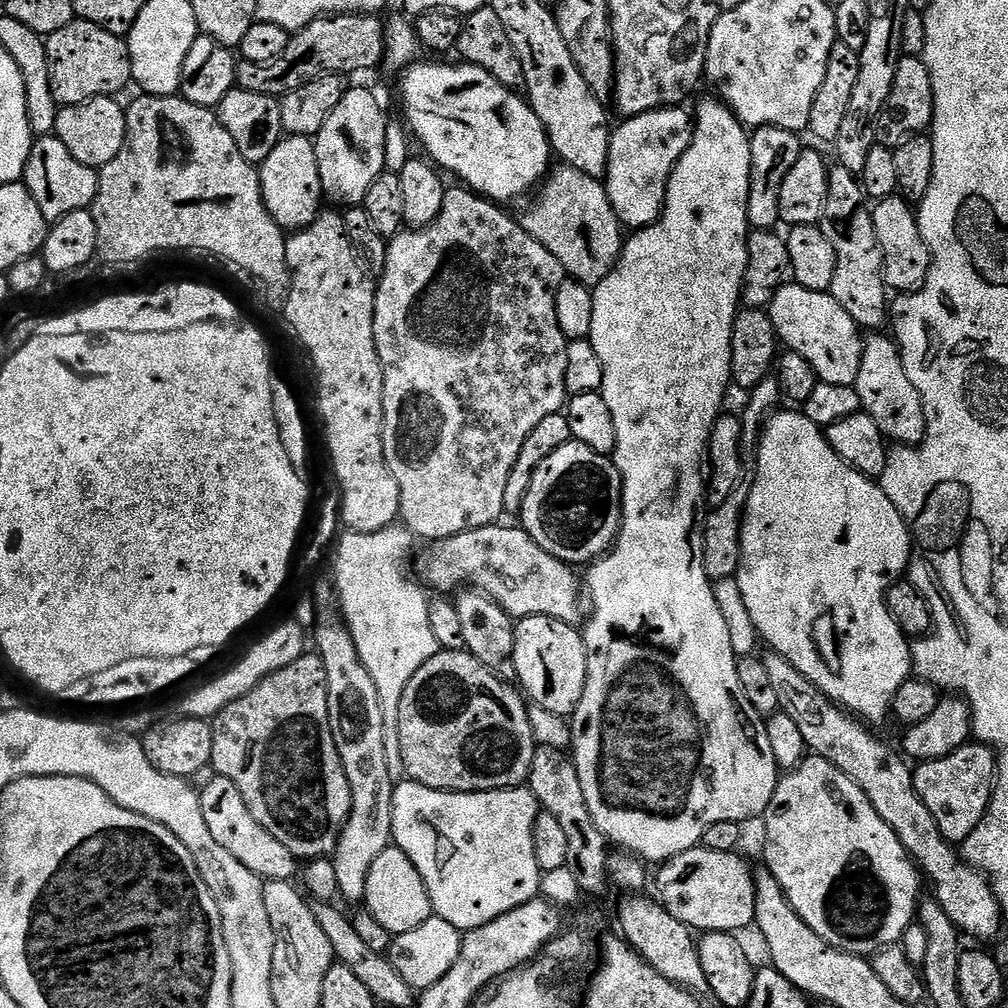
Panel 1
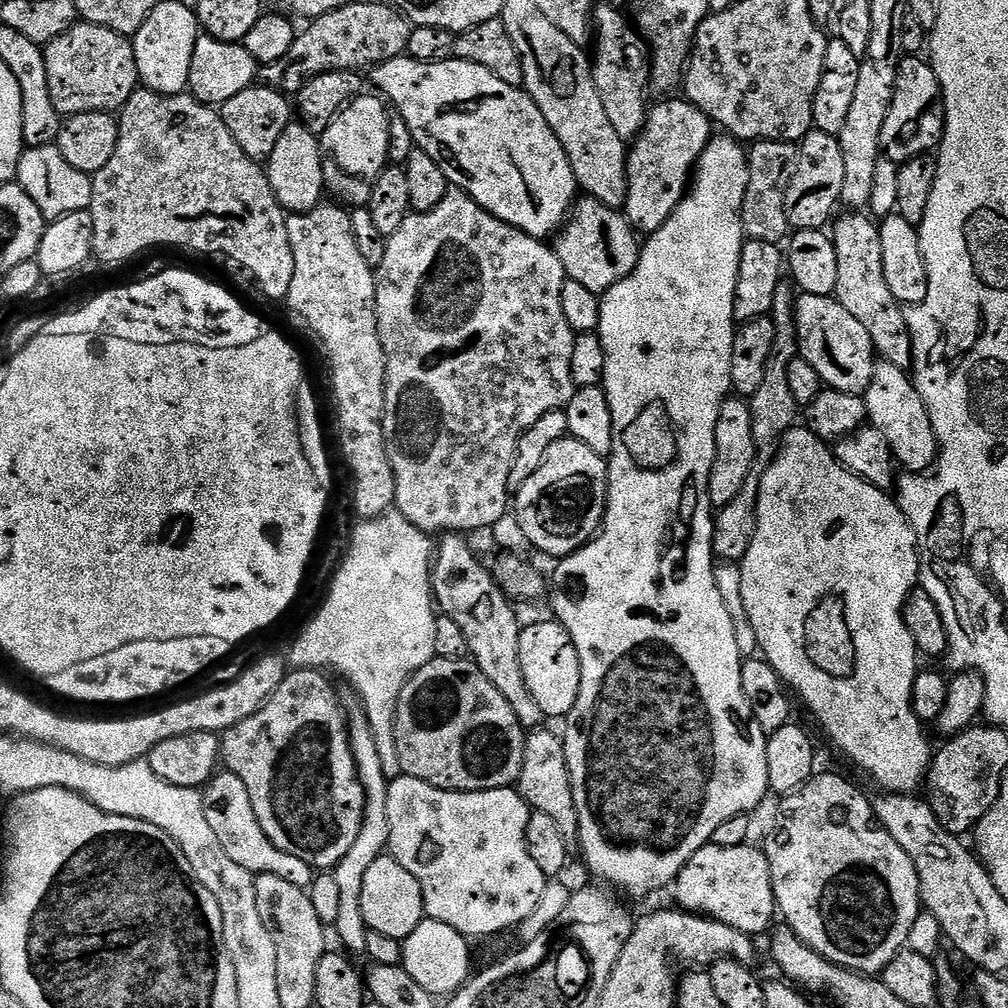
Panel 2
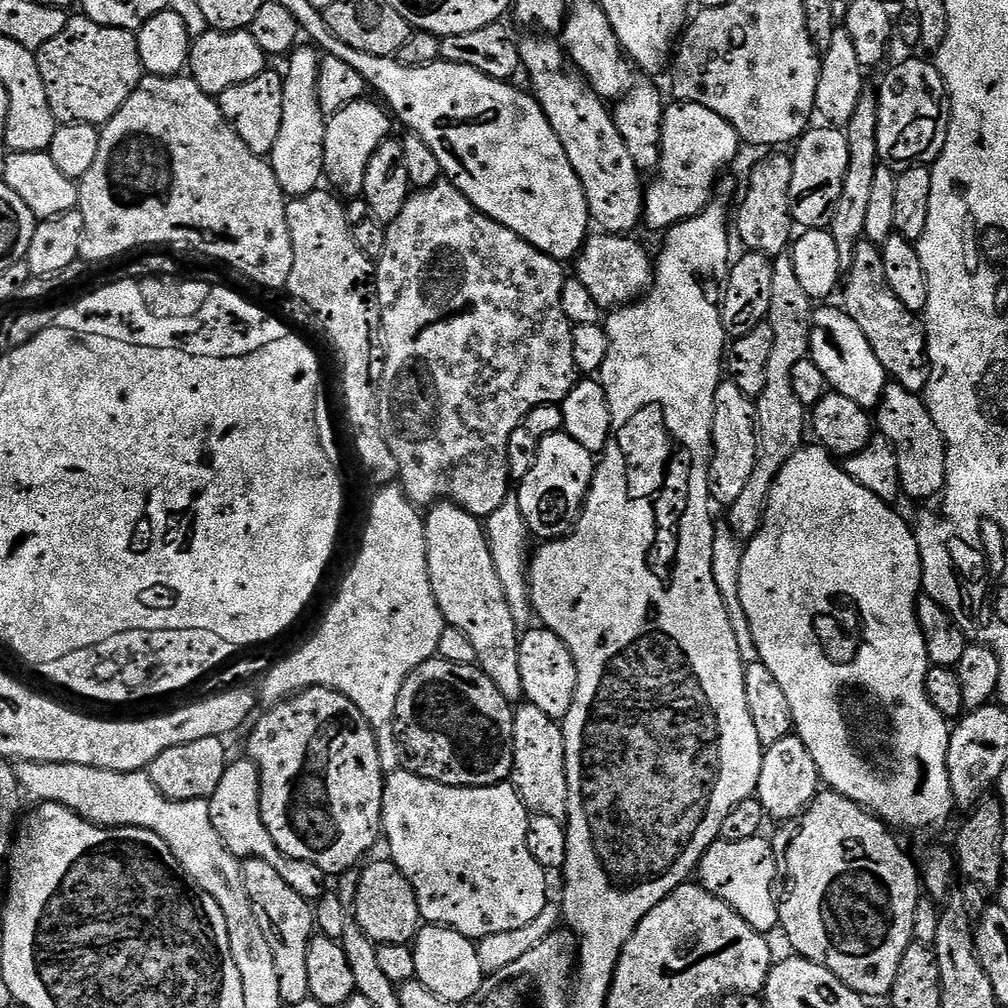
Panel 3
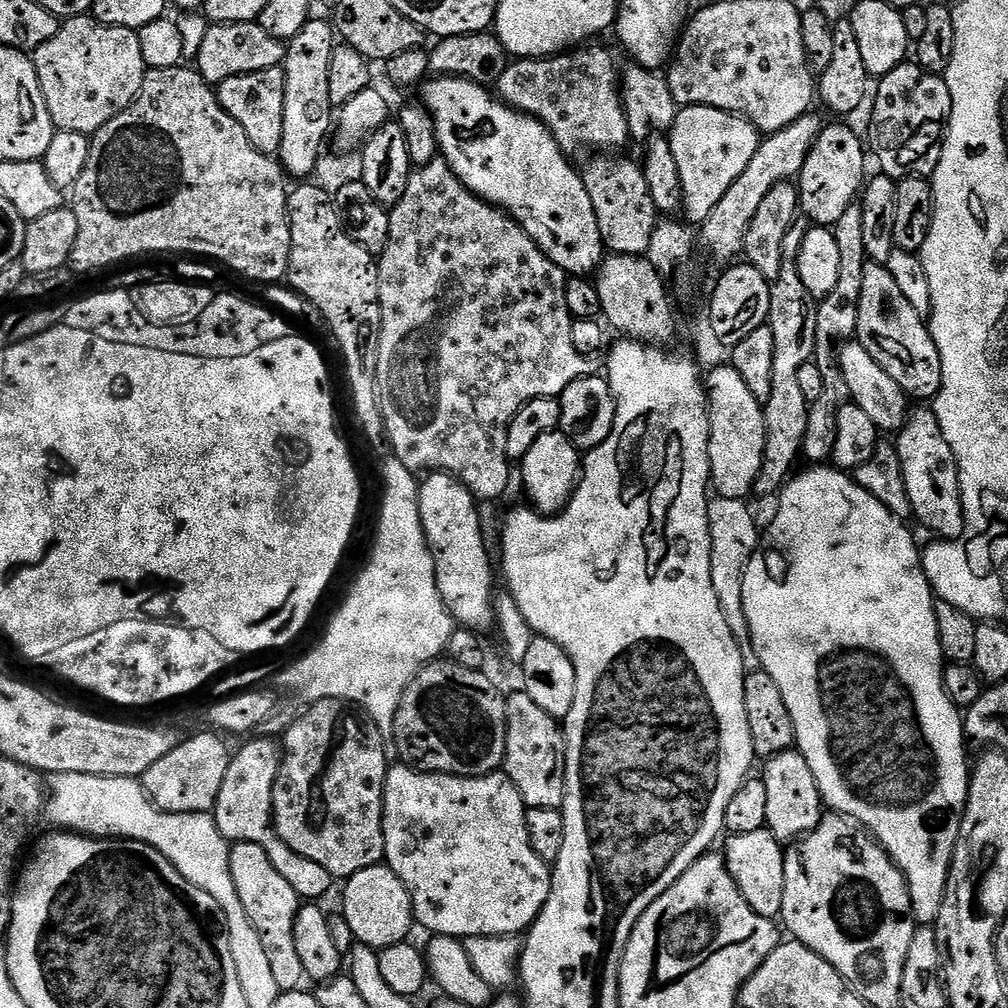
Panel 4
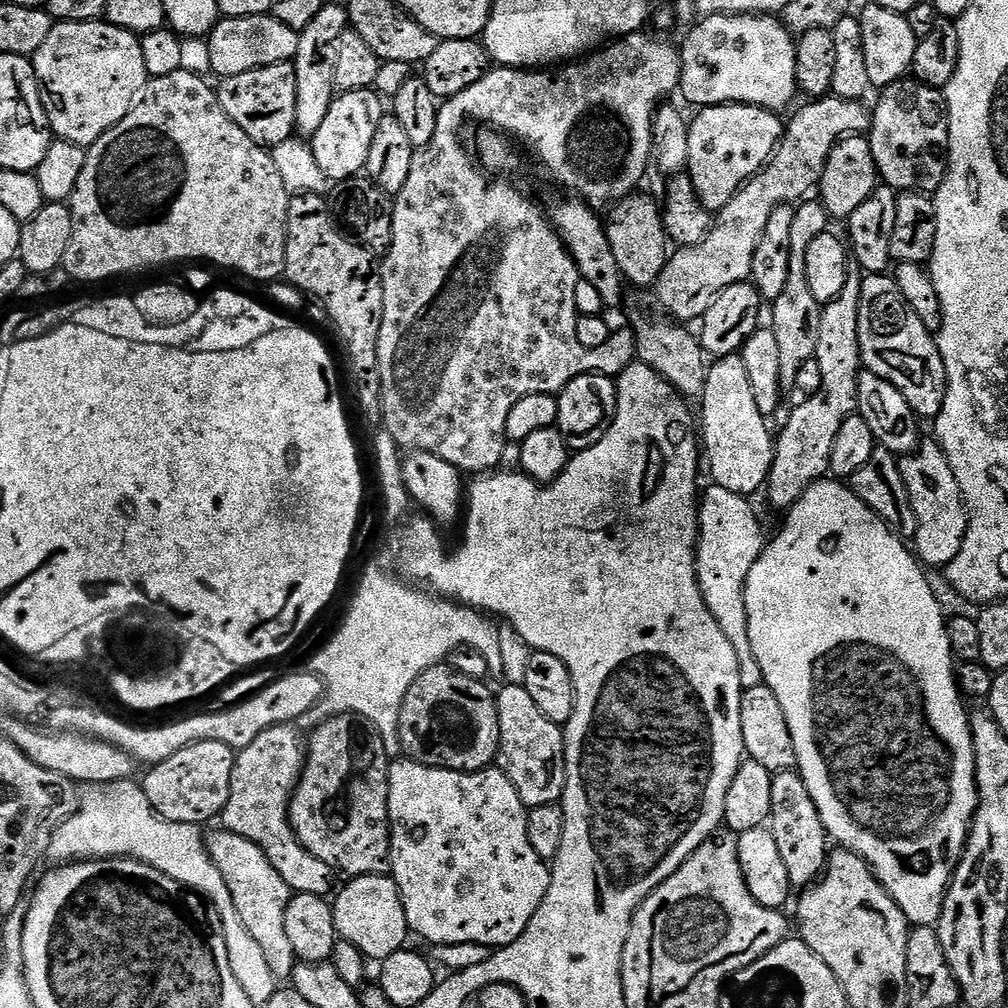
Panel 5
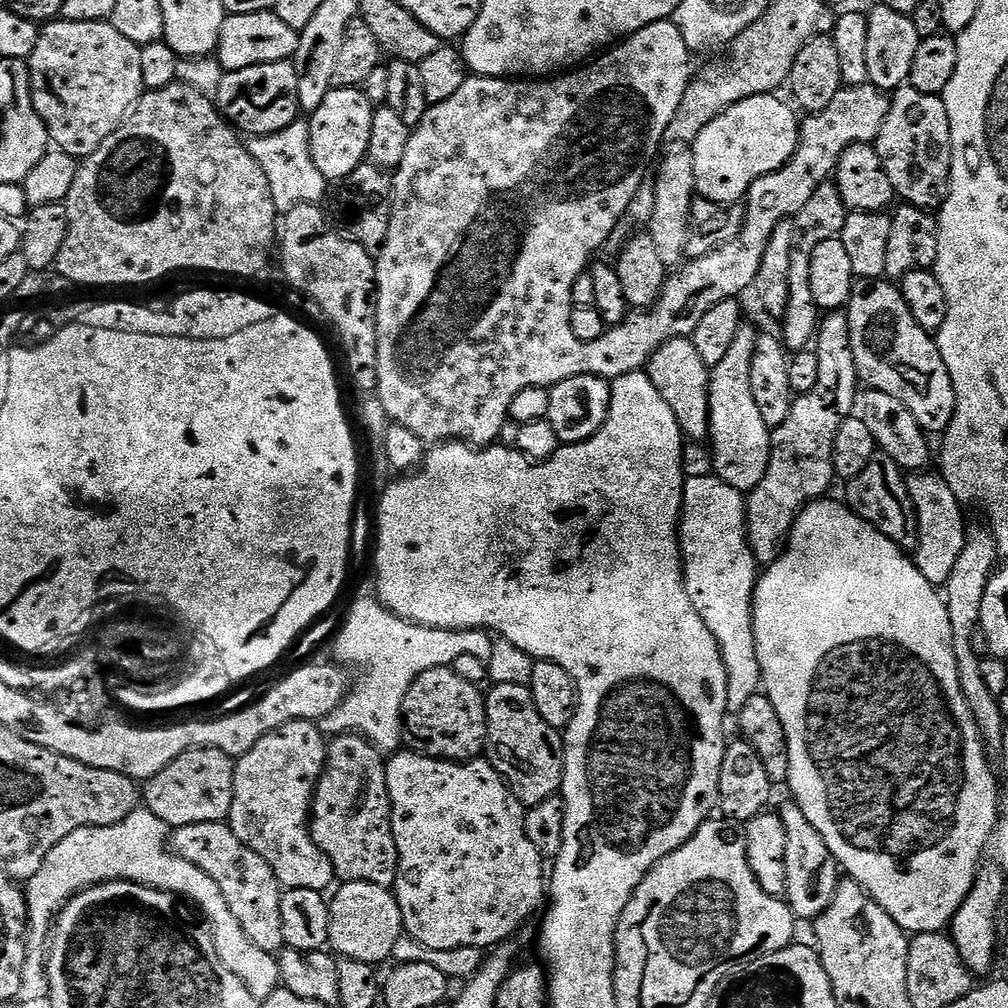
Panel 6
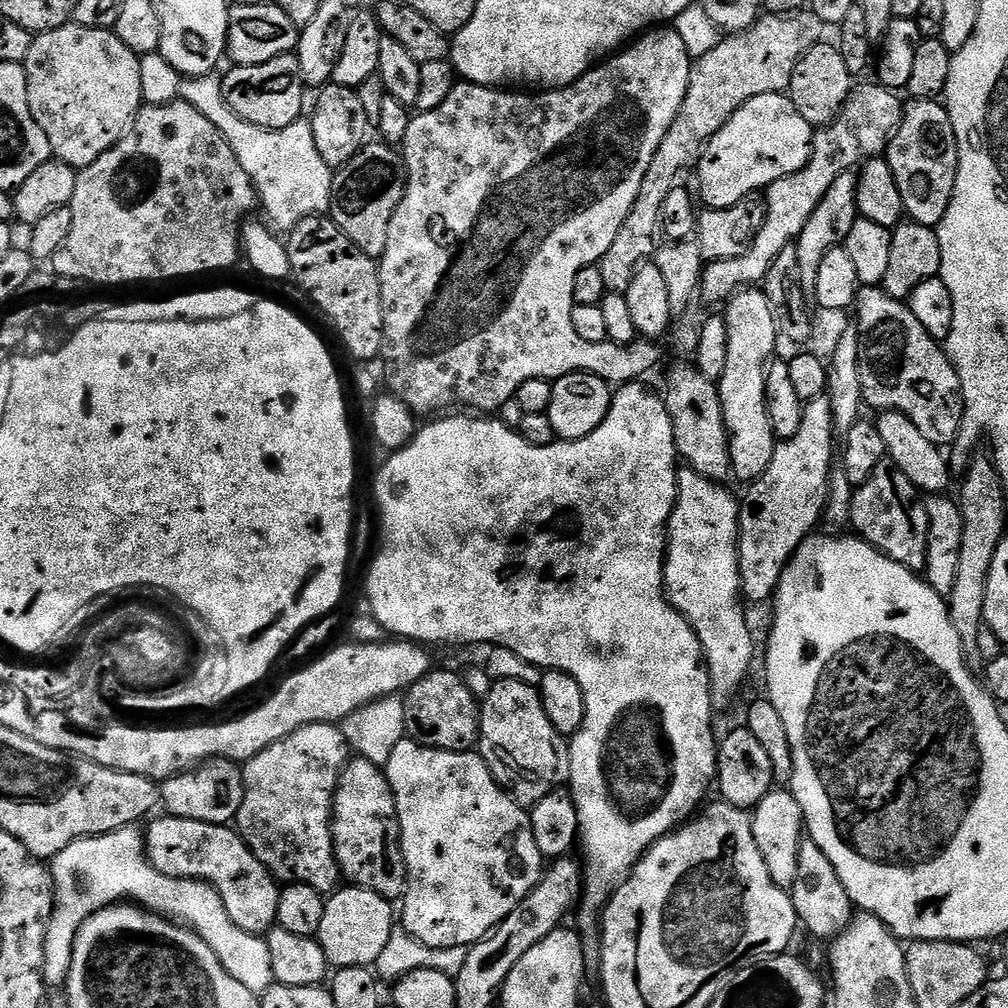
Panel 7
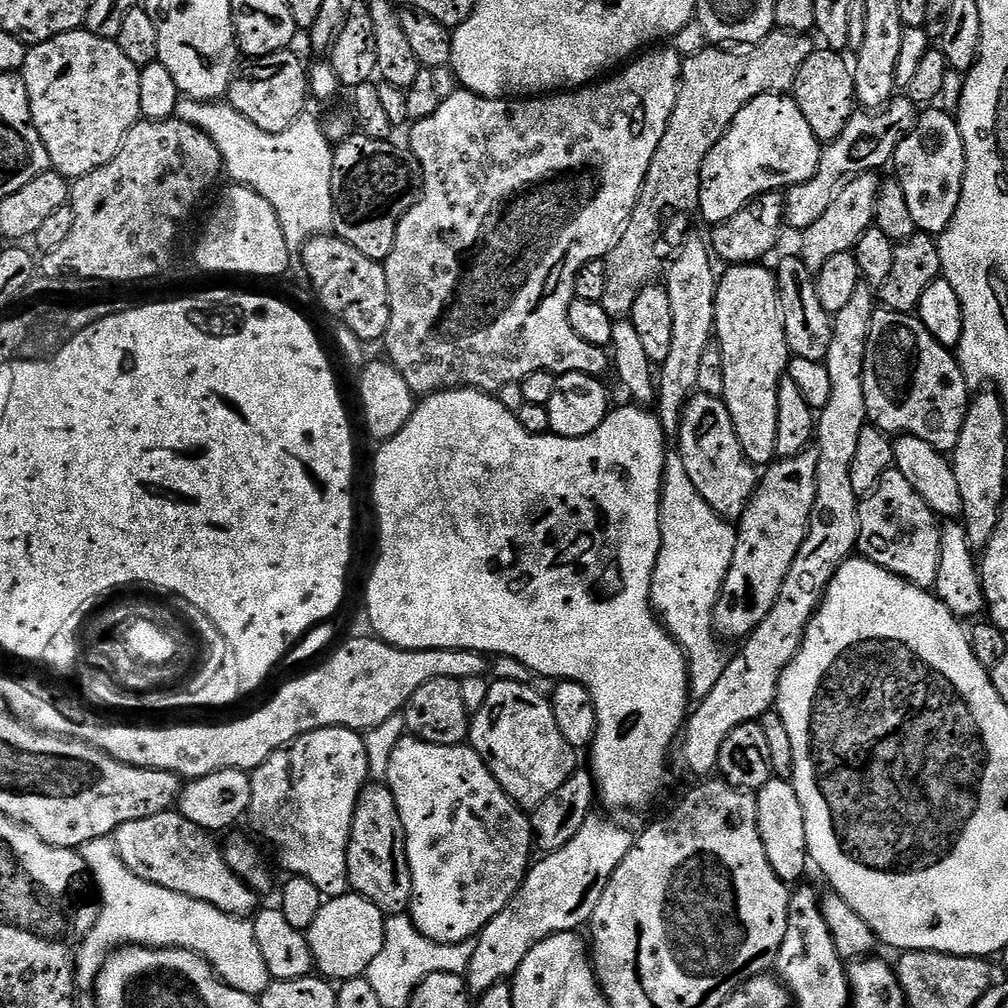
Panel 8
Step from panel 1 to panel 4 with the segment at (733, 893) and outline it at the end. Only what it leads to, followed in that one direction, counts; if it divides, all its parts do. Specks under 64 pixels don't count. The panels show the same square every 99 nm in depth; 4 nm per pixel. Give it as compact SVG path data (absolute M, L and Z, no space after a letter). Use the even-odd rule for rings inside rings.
M767 827L754 830L754 834L729 835L727 837L728 845L722 848L724 866L727 868L730 878L738 886L742 898L750 902L750 906L758 913L769 918L776 918L785 911L786 900L784 904L784 852L781 841L777 840Z

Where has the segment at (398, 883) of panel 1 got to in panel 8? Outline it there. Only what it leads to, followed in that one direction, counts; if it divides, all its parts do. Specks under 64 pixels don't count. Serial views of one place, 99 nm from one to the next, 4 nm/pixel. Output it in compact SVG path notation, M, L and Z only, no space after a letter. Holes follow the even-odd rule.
M349 894L325 899L318 918L314 918L306 933L315 971L332 982L364 976L370 962L378 958L378 950L382 950L385 919L385 913L365 896Z

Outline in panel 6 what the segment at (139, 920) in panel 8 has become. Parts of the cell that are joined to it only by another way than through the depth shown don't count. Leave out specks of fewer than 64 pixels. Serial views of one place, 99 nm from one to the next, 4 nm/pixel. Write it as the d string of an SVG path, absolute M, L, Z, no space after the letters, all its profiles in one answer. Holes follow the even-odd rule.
M141 806L132 812L122 822L112 826L98 826L97 828L83 828L74 830L74 834L66 834L50 854L46 854L46 862L42 862L42 870L34 874L26 882L26 895L28 897L28 949L26 950L26 962L22 966L22 986L20 987L19 999L33 1000L34 998L48 998L48 961L46 959L46 941L54 927L54 921L63 910L64 905L84 888L90 888L93 884L107 884L110 880L132 880L136 884L145 884L151 888L157 888L163 892L173 892L177 898L187 898L202 913L203 919L212 926L214 934L214 946L218 946L218 958L244 983L246 990L255 1000L263 1002L274 994L277 988L281 987L280 962L273 953L262 950L246 938L246 930L238 926L238 918L234 918L234 913L226 903L226 898L222 898L222 890L218 890L218 882L210 878L194 862L186 858L177 856L170 850L170 829L162 822L162 818L154 818L148 809Z

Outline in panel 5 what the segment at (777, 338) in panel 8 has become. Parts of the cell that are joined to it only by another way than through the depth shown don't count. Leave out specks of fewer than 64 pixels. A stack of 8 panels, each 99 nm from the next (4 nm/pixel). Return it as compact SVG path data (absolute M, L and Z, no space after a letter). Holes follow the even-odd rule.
M738 354L719 357L709 367L702 403L704 417L699 417L698 424L702 429L702 452L706 457L706 468L712 471L711 483L739 496L755 497L755 492L759 488L761 491L768 483L774 436L768 433L769 421L754 403L750 378Z

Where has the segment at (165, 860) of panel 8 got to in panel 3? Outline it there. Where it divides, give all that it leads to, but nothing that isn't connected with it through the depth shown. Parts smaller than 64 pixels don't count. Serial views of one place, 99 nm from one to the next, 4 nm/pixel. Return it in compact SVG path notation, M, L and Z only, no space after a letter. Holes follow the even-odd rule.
M245 860L242 864L244 873L244 885L246 892L250 894L250 902L256 908L257 916L263 918L270 925L271 931L276 931L275 939L278 941L278 951L276 962L280 966L282 980L285 985L305 983L308 971L306 970L306 960L308 958L308 944L311 942L314 929L316 928L316 914L313 901L302 898L274 866L265 860Z

